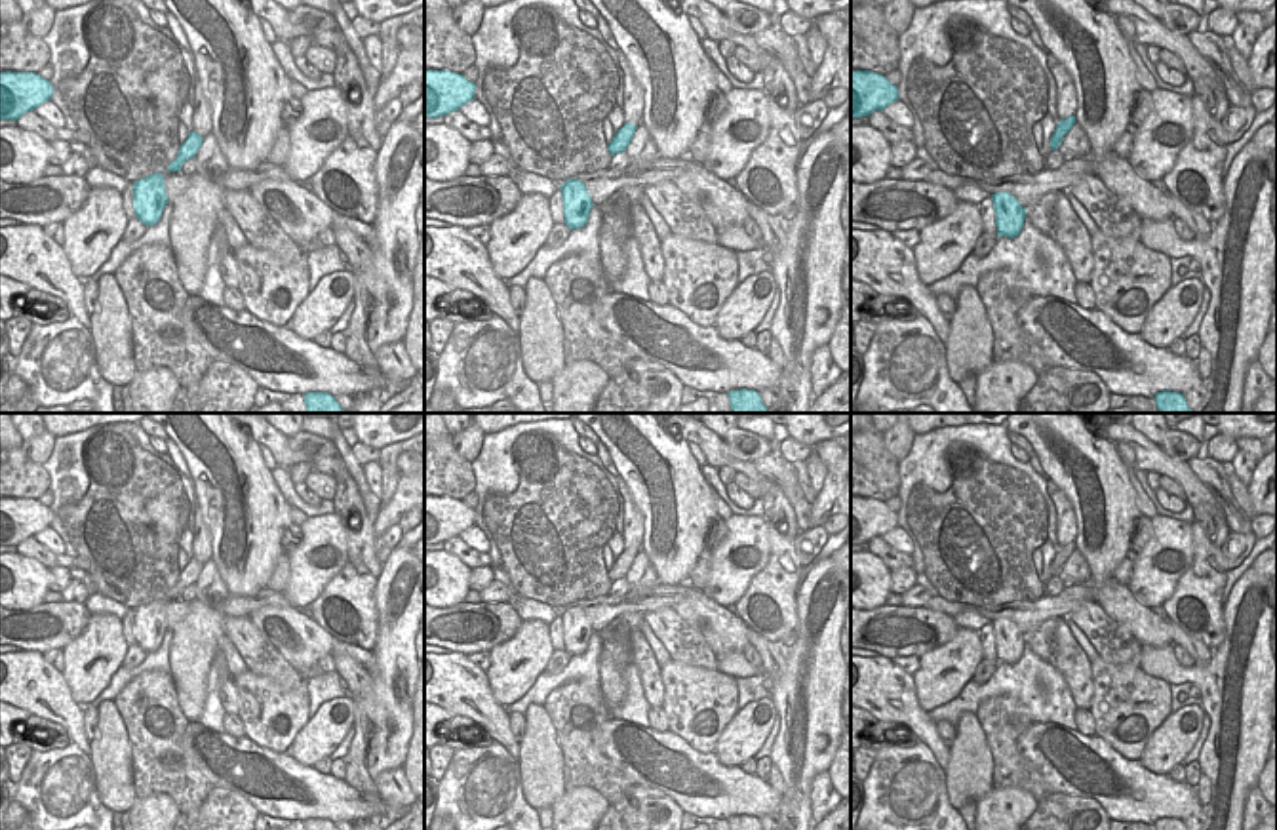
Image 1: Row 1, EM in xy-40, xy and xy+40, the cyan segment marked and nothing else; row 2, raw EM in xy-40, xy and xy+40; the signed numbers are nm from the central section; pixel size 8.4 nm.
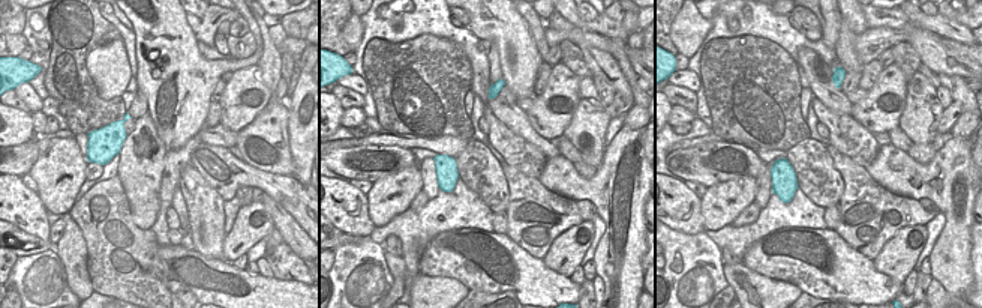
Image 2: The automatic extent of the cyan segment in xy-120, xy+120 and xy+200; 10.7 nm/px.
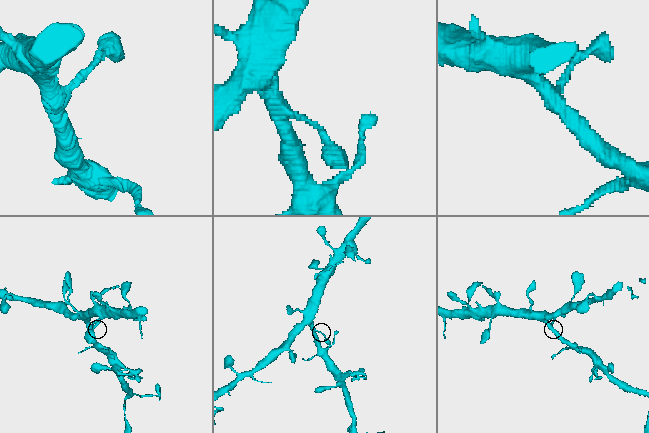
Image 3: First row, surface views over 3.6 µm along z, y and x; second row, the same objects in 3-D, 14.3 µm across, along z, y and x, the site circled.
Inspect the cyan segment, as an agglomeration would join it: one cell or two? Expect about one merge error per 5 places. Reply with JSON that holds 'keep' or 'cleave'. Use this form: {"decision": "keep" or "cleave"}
{"decision": "keep"}

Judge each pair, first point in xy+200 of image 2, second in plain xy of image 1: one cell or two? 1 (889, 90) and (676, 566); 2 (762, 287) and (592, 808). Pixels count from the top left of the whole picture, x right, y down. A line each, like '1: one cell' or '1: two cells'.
1: two cells
2: one cell

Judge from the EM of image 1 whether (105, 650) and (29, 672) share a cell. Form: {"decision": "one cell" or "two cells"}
{"decision": "two cells"}

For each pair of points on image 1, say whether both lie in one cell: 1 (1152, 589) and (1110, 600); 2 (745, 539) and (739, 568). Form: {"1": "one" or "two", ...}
{"1": "two", "2": "one"}

